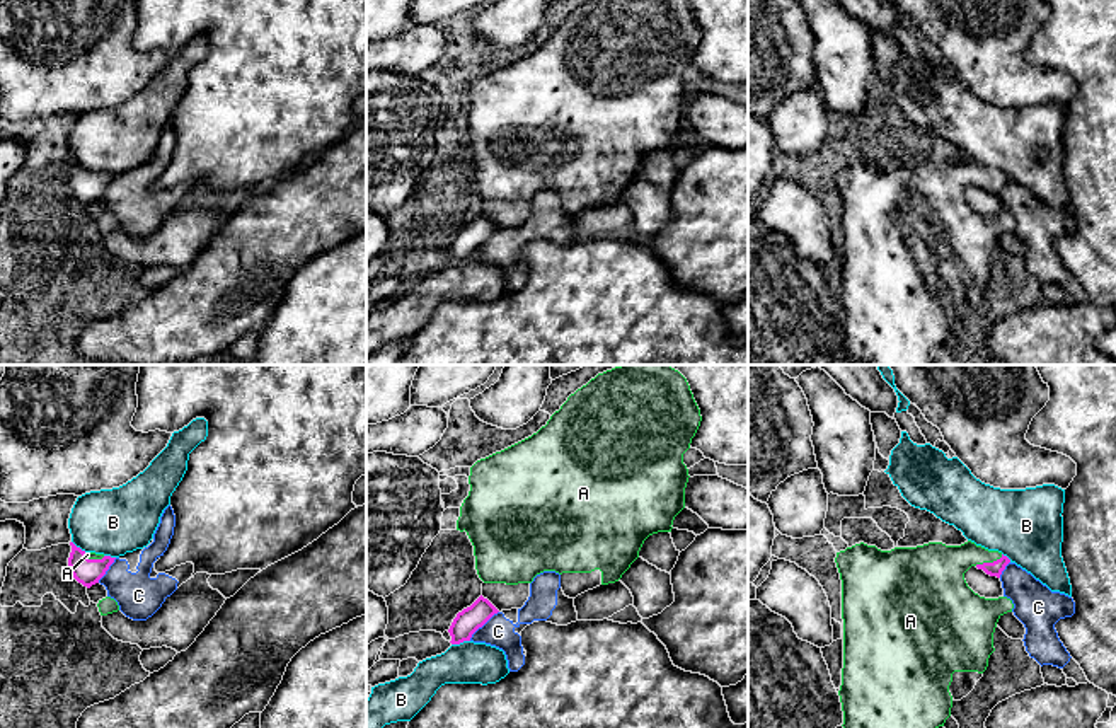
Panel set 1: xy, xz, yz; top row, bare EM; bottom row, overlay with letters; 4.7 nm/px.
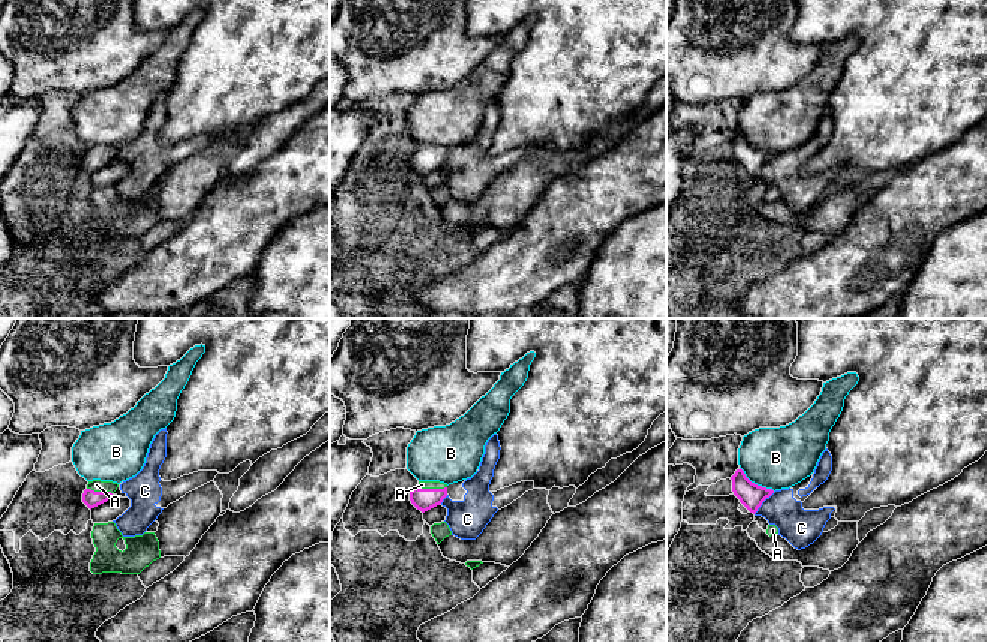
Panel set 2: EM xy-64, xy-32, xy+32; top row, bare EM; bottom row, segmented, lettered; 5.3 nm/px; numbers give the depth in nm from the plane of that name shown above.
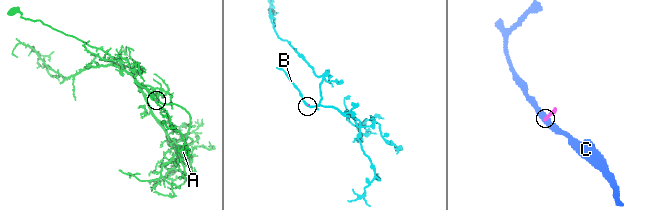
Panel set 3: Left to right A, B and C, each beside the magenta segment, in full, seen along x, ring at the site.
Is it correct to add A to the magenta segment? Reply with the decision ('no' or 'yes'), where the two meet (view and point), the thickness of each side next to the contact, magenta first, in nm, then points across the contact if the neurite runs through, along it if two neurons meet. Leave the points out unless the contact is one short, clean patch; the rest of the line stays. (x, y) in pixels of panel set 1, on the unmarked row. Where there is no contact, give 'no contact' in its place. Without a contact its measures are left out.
yes; meets magenta in yz at (989, 181); 70 nm thick on the magenta side, 260 nm on the other; runs through yz (995, 186), (989, 181), (954, 178), (937, 190)

